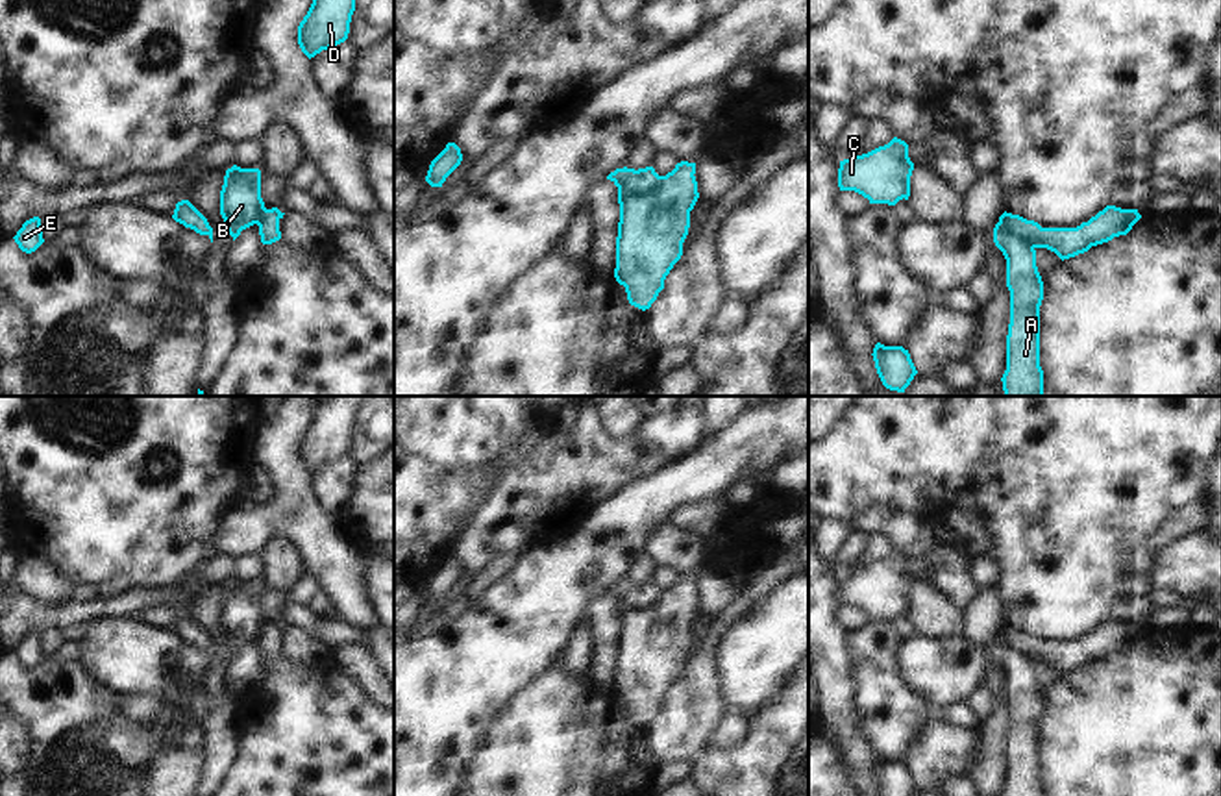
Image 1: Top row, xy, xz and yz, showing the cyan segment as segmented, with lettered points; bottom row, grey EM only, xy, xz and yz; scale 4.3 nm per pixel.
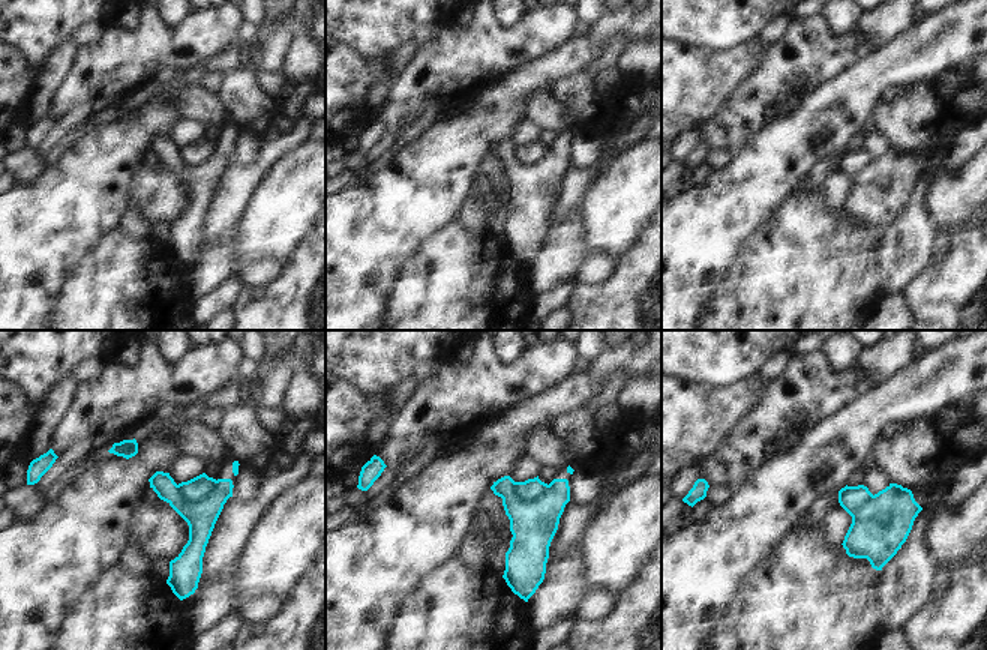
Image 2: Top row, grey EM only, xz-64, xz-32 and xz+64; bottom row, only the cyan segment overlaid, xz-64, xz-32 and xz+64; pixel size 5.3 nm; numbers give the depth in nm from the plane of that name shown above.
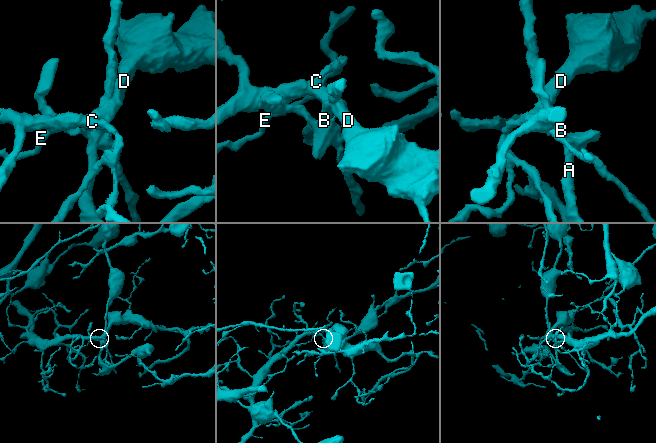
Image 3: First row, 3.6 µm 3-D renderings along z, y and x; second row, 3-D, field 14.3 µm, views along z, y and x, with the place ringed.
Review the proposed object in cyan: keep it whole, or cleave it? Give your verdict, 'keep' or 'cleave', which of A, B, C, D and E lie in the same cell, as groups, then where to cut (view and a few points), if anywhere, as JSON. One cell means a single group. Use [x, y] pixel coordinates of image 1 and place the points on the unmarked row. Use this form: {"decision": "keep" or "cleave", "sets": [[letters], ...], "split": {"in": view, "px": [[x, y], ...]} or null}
{"decision": "cleave", "sets": [["A", "B"], ["C", "D", "E"]], "split": {"in": "xz", "px": [[663, 591], [642, 608], [628, 608], [618, 600]]}}

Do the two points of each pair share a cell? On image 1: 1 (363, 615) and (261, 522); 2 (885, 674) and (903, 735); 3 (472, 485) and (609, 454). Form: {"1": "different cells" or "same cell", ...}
{"1": "same cell", "2": "same cell", "3": "different cells"}

